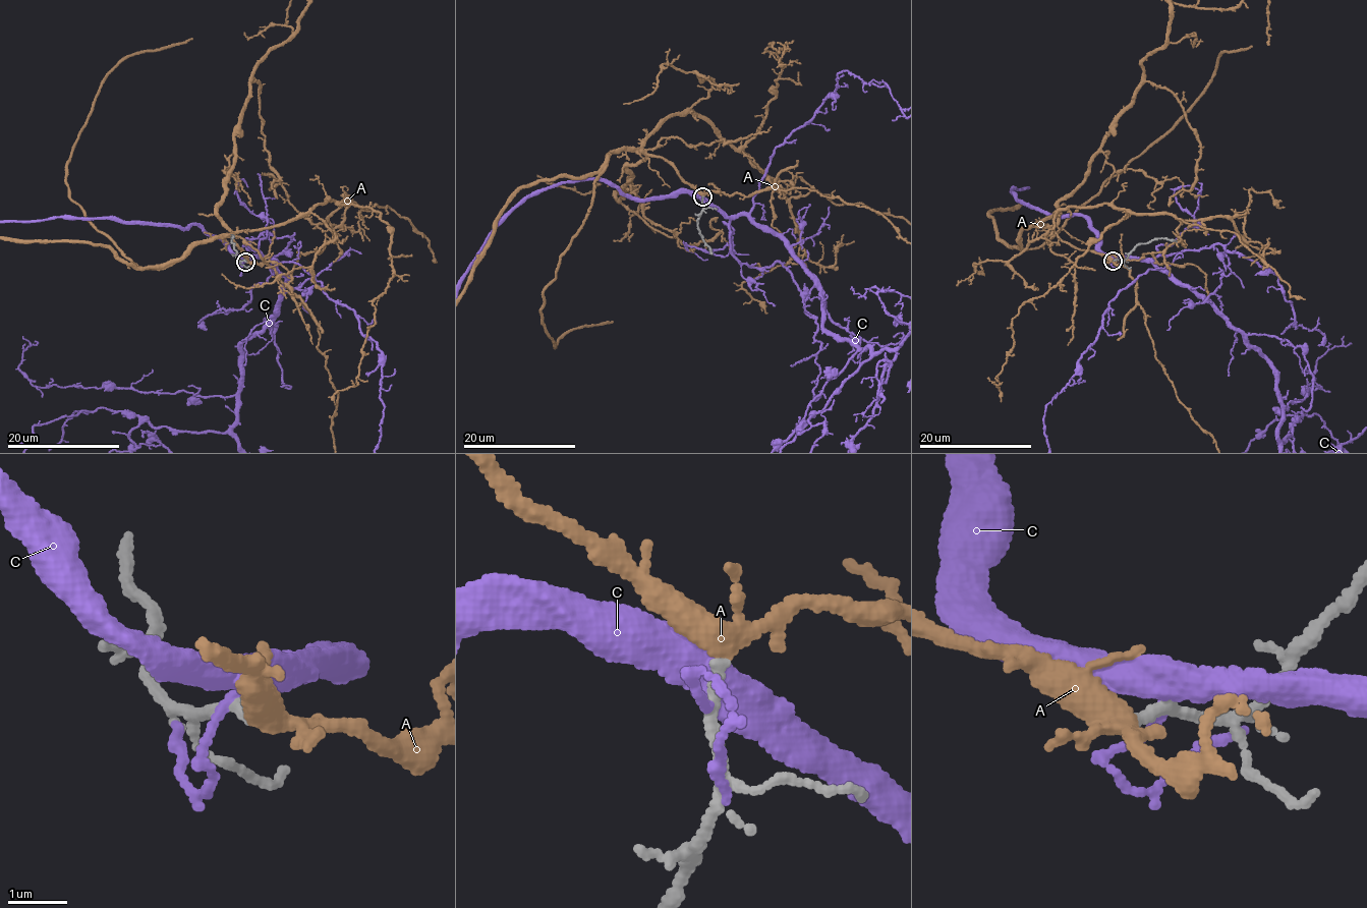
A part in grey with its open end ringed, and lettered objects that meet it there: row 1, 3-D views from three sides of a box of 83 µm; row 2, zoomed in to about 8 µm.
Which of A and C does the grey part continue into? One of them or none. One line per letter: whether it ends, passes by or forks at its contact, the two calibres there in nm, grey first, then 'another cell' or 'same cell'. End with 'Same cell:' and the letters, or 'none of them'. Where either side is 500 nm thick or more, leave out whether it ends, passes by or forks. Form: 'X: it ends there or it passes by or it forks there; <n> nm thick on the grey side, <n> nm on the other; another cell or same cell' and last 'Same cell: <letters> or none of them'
A: it forks there; 190 nm thick on the grey side, 300 nm on the other; same cell
C: it forks there; 240 nm thick on the grey side, 280 nm on the other; another cell
Same cell: A

